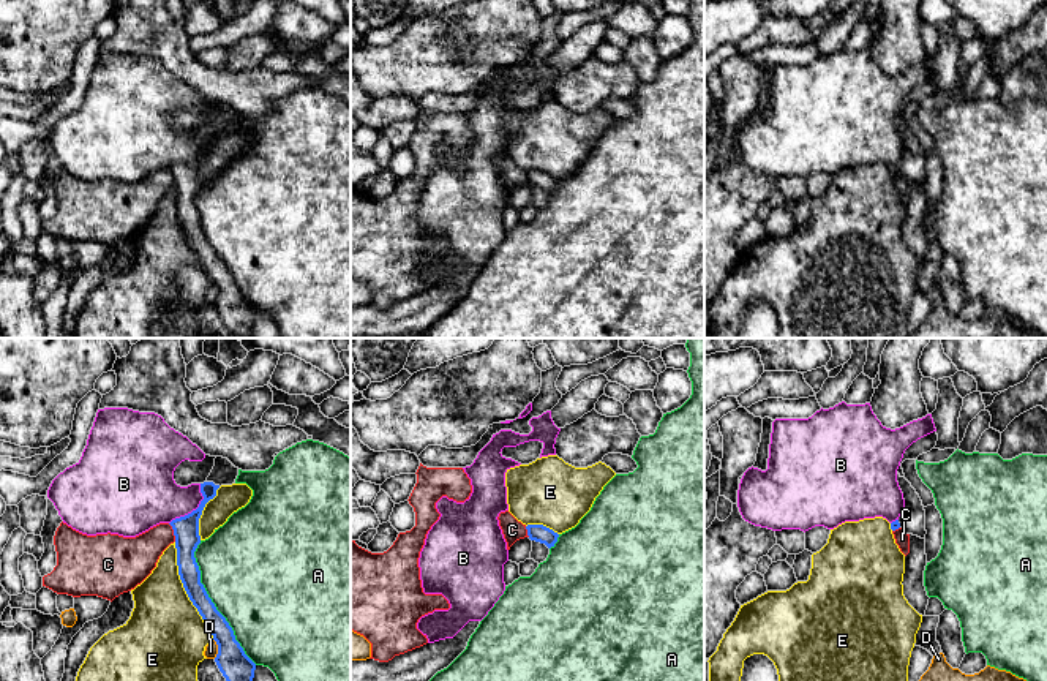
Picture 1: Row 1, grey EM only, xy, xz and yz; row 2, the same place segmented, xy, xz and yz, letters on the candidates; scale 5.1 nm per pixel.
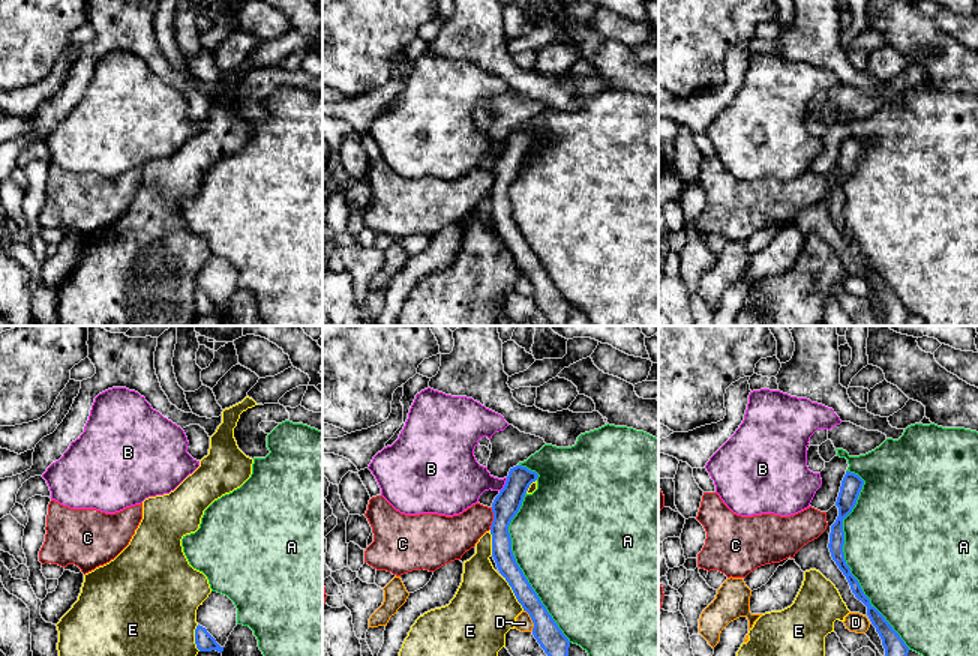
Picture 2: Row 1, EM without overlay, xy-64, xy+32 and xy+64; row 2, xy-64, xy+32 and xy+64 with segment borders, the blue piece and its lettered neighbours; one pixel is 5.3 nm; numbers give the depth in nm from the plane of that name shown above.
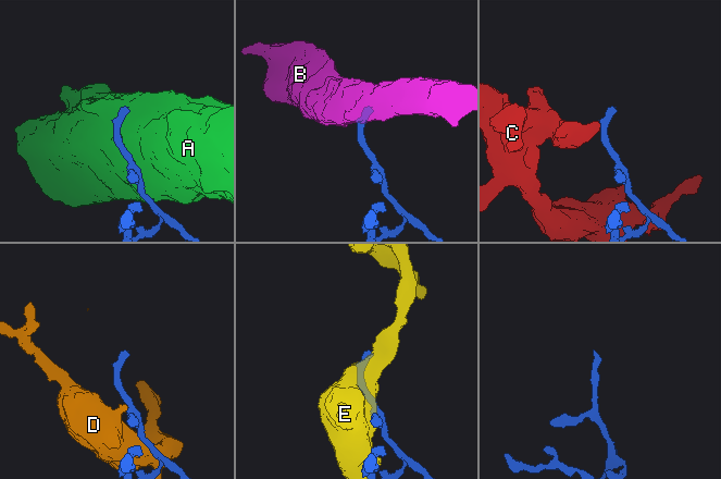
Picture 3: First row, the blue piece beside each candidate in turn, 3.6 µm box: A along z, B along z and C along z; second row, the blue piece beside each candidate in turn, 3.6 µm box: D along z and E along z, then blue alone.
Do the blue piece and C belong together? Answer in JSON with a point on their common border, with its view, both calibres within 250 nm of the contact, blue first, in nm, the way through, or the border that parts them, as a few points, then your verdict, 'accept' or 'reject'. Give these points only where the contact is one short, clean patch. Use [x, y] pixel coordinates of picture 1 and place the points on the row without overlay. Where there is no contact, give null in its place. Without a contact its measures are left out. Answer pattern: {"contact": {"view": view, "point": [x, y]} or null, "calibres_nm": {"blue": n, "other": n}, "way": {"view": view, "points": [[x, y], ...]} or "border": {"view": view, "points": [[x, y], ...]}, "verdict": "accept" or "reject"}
{"contact": {"view": "xy", "point": [174, 179]}, "calibres_nm": {"blue": 130, "other": 220}, "border": {"view": "xy", "points": [[168, 169], [176, 187]]}, "verdict": "reject"}

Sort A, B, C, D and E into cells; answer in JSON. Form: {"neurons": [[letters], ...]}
{"neurons": [["A"], ["B"], ["C"], ["D"], ["E"]]}

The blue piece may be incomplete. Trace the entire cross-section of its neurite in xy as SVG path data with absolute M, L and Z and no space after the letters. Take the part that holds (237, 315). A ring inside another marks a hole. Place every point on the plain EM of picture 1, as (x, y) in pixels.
M216 103L210 122L201 130L204 145L199 153L185 163L172 166L169 171L175 182L177 212L183 234L218 291L215 308L234 335L248 338L253 330L256 310L245 300L235 286L232 273L208 243L201 229L201 216L194 204L194 198L201 190L199 164L205 150L216 142L216 136L221 131L235 130L237 122L238 114L227 104Z

